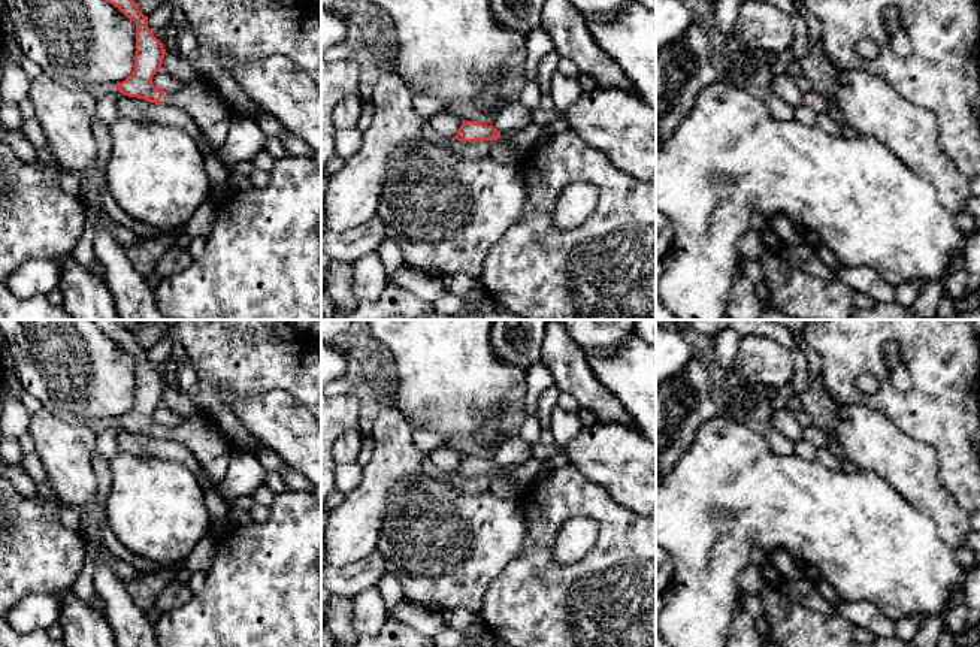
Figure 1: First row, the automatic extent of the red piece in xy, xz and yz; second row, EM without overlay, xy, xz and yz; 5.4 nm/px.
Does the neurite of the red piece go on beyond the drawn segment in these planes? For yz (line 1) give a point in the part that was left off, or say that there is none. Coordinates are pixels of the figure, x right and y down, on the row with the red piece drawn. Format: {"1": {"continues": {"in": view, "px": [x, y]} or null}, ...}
{"1": {"continues": null}}

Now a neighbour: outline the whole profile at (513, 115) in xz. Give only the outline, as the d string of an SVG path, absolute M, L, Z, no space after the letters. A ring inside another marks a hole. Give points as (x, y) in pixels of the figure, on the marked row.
M518 100L503 102L491 123L500 133L518 131L529 124L532 124L530 112Z

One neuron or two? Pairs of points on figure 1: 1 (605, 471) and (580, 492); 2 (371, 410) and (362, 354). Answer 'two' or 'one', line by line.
1: two
2: one

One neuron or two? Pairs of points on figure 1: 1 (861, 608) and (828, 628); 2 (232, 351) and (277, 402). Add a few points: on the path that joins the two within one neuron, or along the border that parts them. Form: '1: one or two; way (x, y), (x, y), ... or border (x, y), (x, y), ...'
1: two; border (835, 613), (846, 617), (855, 626)
2: two; border (230, 390), (242, 396), (286, 390), (299, 402)

